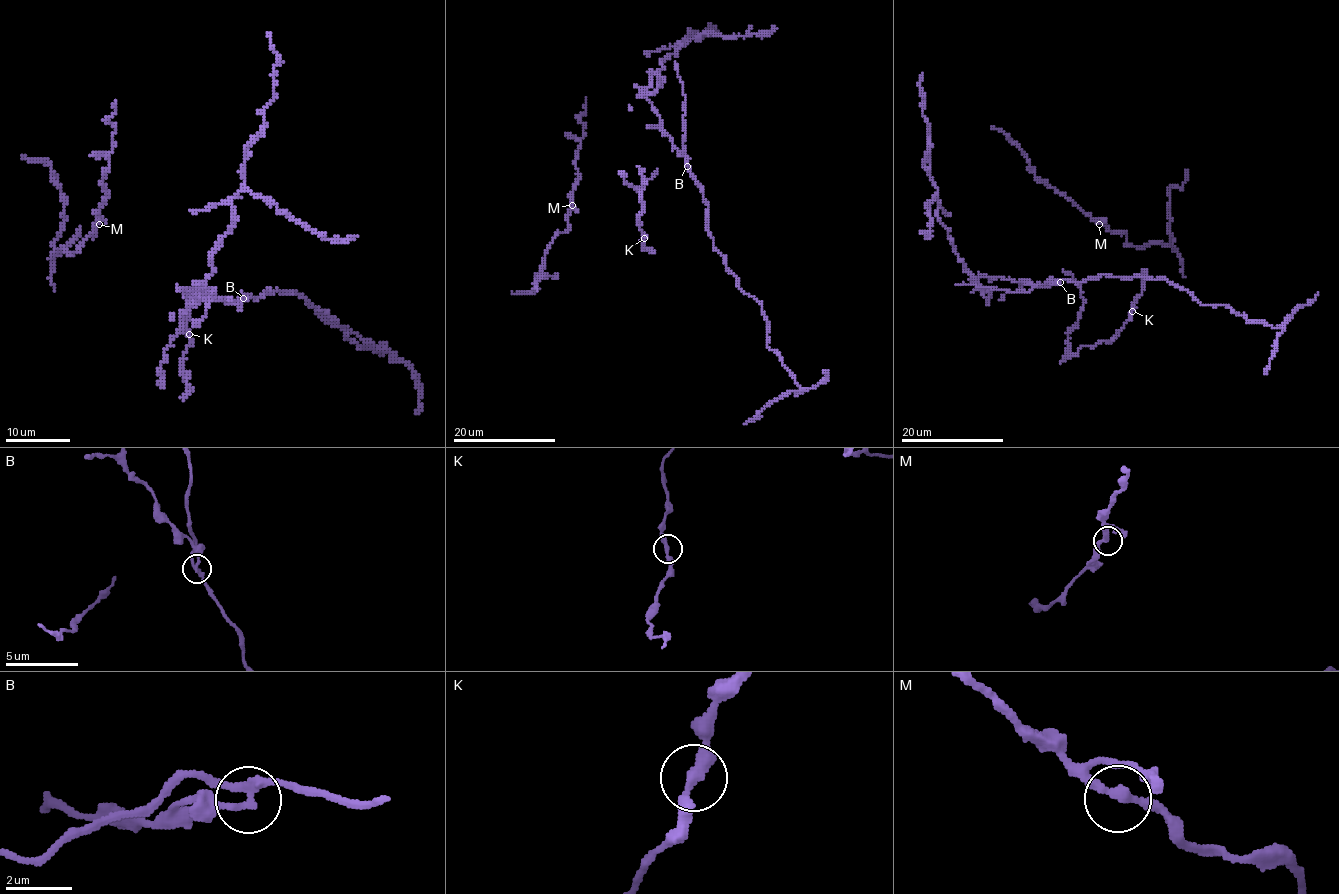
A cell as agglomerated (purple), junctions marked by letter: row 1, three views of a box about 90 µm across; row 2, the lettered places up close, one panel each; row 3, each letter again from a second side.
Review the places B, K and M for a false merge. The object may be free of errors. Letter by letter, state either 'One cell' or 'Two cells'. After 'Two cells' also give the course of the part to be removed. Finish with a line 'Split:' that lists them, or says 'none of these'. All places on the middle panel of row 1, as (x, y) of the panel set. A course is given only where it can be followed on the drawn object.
B: Two cells. Course of the part to remove: (687, 165), (707, 208), (706, 231), (713, 246), (739, 287), (761, 305), (767, 345), (798, 385), (743, 423)
K: One cell
M: One cell
Split: B

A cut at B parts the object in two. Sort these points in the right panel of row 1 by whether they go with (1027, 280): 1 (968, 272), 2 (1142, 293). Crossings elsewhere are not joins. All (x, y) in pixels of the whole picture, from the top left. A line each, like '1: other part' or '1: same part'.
1: same part
2: same part

